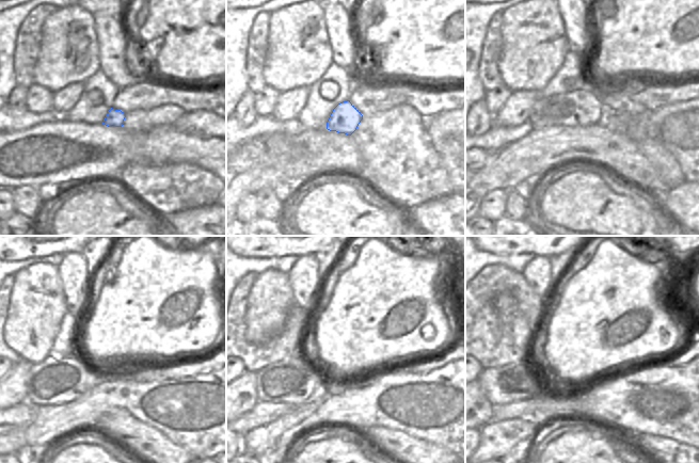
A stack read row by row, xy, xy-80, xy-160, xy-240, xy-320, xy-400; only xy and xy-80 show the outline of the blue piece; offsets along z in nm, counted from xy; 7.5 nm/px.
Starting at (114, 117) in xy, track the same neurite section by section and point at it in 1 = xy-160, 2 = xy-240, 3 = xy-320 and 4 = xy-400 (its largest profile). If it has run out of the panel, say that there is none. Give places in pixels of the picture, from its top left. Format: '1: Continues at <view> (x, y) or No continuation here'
1: Continues at xy-160 (584, 107)
2: Continues at xy-240 (51, 381)
3: Continues at xy-320 (295, 380)
4: Continues at xy-400 (527, 379)

